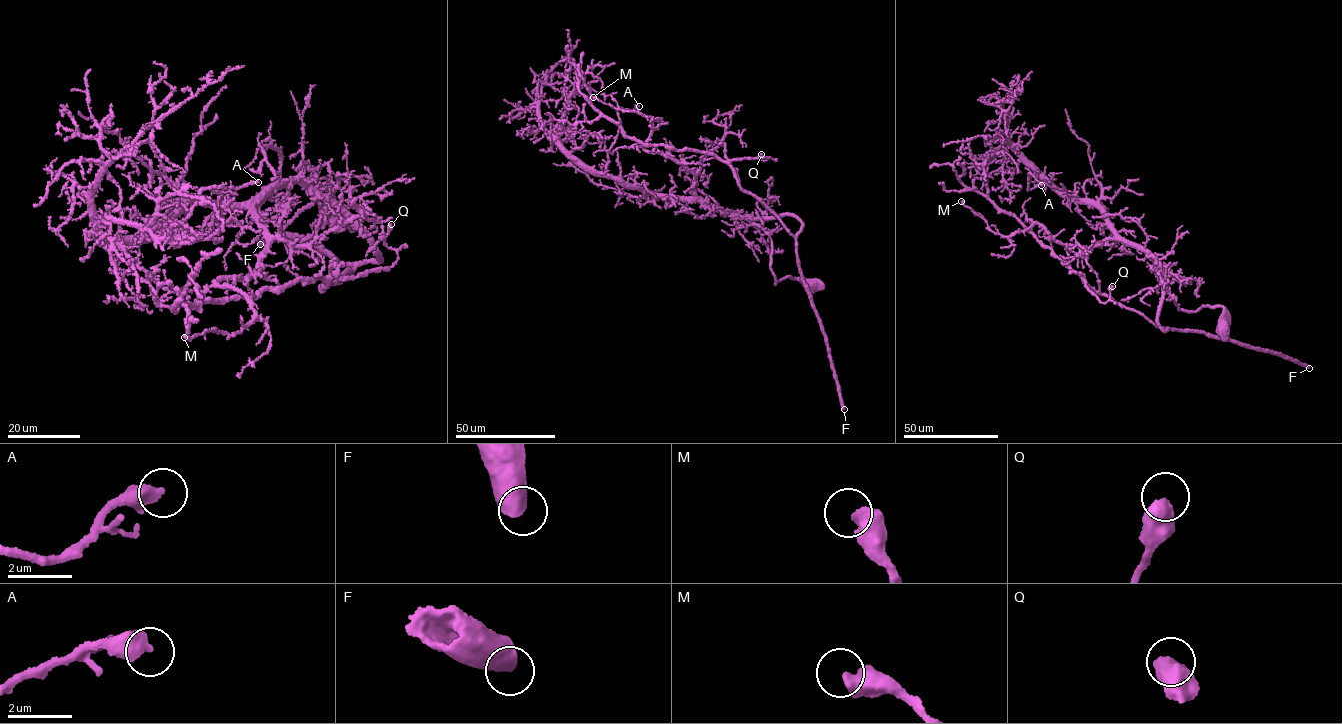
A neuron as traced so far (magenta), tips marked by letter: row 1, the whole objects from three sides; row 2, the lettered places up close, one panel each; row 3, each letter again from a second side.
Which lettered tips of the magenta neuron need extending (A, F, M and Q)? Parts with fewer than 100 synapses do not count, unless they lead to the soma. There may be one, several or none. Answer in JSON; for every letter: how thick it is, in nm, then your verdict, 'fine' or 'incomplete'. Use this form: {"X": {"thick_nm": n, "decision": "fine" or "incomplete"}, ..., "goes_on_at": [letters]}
{"A": {"thick_nm": 550, "decision": "fine"}, "F": {"thick_nm": 650, "decision": "incomplete"}, "M": {"thick_nm": 550, "decision": "fine"}, "Q": {"thick_nm": 650, "decision": "fine"}, "goes_on_at": ["F"]}

